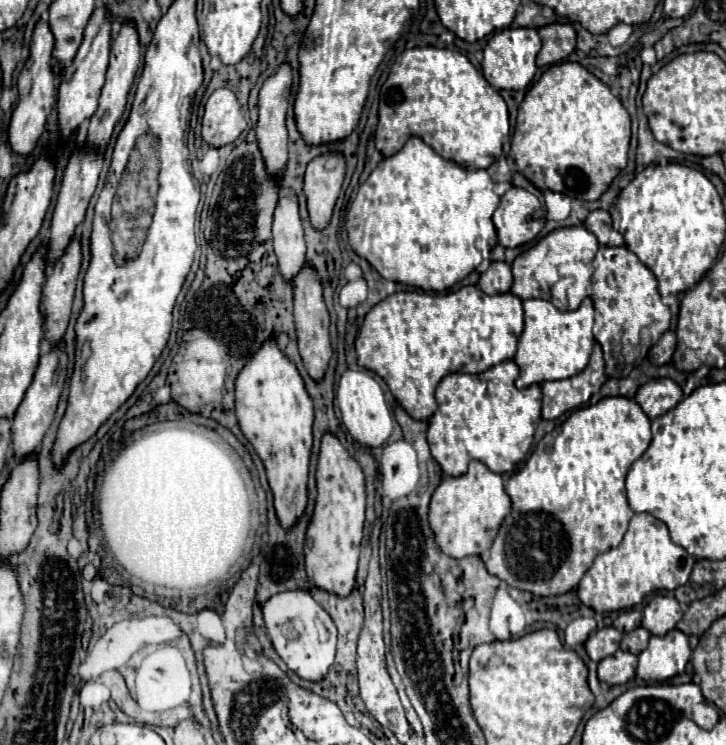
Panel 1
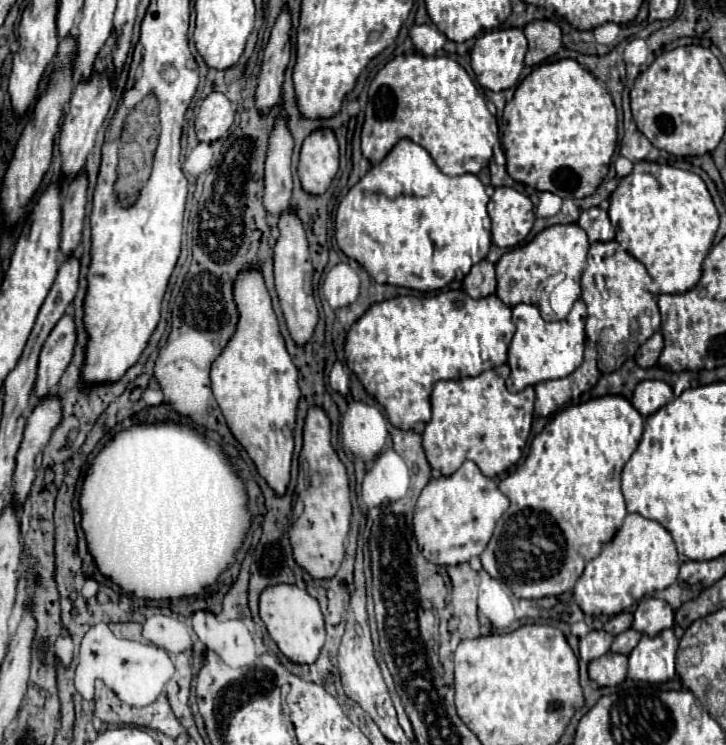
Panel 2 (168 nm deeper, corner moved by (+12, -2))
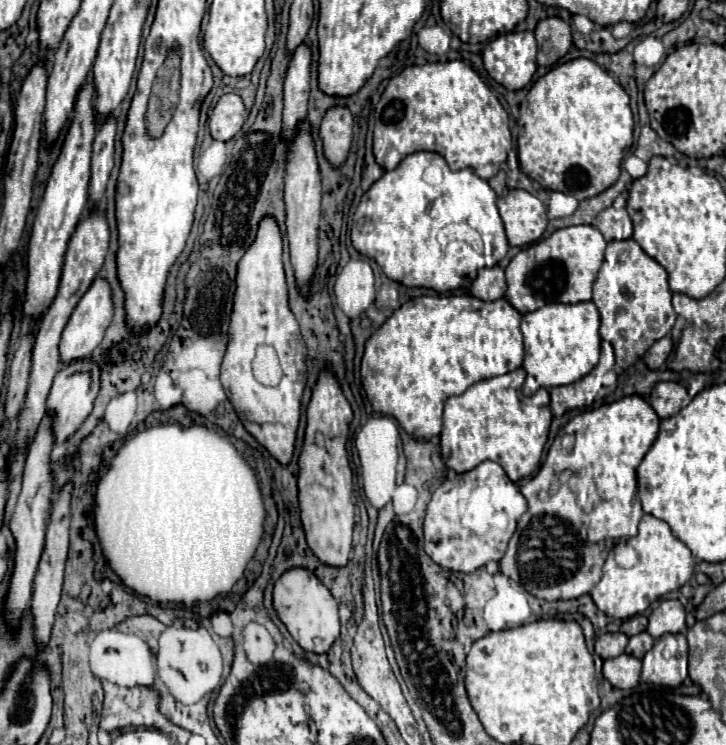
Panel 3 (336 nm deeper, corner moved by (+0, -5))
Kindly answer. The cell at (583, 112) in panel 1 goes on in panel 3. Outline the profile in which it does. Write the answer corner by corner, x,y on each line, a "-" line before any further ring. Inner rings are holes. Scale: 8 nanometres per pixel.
576,58
540,76
532,84
526,100
520,104
518,162
522,172
540,182
542,188
560,190
576,196
578,200
586,200
604,192
618,180
622,158
632,148
632,132
634,118
626,90
596,62
588,58

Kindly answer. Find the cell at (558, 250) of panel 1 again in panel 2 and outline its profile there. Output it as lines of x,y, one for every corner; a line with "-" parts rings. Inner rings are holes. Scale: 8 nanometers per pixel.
552,225
540,231
530,243
506,251
500,261
496,263
496,279
498,289
496,295
508,305
514,307
518,303
536,303
536,287
542,279
552,273
566,273
566,277
580,283
580,275
586,267
586,253
588,253
588,237
578,225

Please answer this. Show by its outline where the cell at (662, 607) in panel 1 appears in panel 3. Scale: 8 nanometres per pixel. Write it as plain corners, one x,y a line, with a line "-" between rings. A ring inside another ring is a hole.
660,600
650,614
648,634
660,638
662,634
684,634
686,632
686,612
680,600

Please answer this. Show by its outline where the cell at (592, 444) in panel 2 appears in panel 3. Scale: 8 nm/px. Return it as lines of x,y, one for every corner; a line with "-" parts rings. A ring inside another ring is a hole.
638,394
594,410
586,410
572,418
562,430
562,434
574,436
572,450
564,452
560,440
556,440
540,472
522,486
522,494
528,500
528,512
520,518
518,530
508,544
504,558
500,560
502,574
542,600
568,600
588,594
602,576
602,566
608,552
616,542
626,542
632,538
638,530
640,518
644,516
636,492
636,468
656,440
658,426
660,418

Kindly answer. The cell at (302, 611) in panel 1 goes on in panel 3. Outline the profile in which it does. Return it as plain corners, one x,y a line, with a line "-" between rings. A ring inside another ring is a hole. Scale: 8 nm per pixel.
290,568
286,570
276,586
274,586
274,608
280,620
286,624
292,638
308,652
328,652
334,640
340,636
340,620
338,620
338,604
332,598
330,590
320,584
314,572
306,568

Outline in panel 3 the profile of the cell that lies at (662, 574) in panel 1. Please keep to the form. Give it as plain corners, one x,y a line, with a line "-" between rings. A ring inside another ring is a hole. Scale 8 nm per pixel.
644,514
638,534
628,542
617,543
608,554
602,580
592,588
590,596
598,610
610,618
630,618
644,612
660,596
682,588
694,574
694,556
684,542
680,542
664,520

